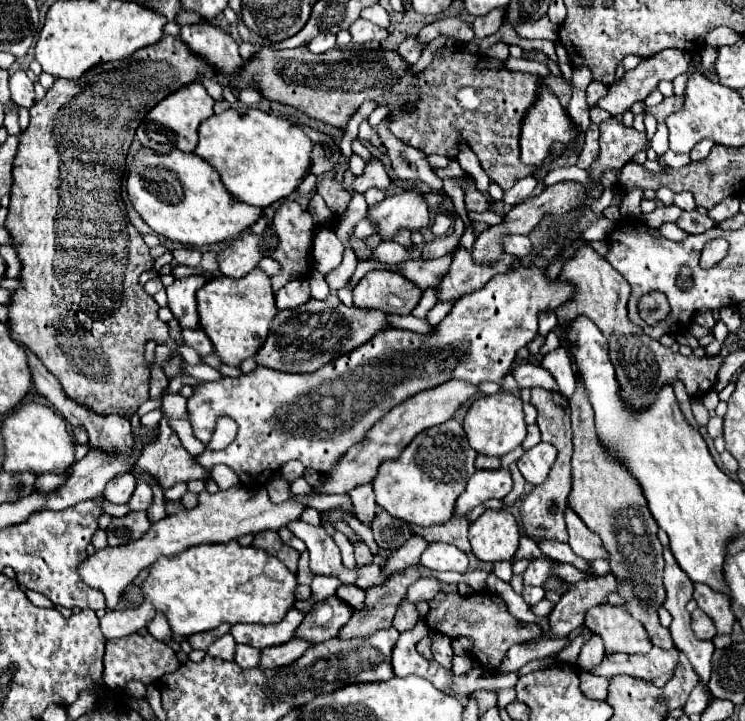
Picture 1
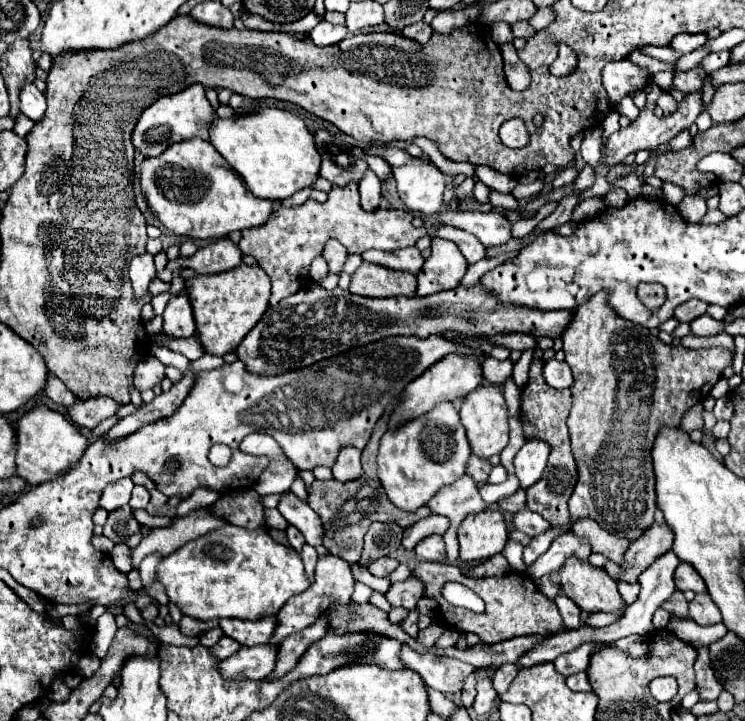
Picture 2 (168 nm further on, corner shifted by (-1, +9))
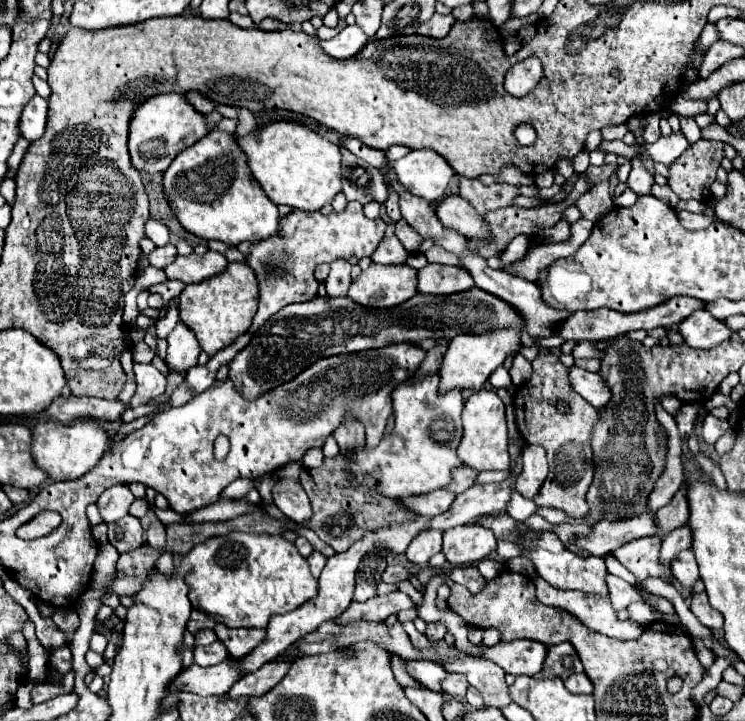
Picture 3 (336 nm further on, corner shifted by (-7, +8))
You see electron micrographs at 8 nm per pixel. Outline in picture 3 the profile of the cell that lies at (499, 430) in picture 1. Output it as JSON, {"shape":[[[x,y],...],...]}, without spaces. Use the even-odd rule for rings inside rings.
{"shape":[[[480,389],[468,397],[462,409],[464,421],[464,435],[458,445],[458,457],[462,463],[474,471],[502,471],[510,465],[508,455],[508,431],[506,431],[506,417],[504,417],[504,403],[496,395],[496,391]]]}

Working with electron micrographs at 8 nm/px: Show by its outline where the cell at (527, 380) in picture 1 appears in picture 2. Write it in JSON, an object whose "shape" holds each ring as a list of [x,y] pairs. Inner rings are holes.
{"shape":[[[554,358],[544,362],[542,374],[544,374],[544,380],[554,388],[570,388],[572,382],[574,382],[568,364],[566,362],[558,362]]]}

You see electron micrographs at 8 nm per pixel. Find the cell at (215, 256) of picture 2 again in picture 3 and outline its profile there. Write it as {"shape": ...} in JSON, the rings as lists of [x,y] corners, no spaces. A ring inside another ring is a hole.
{"shape":[[[208,251],[206,255],[190,253],[186,257],[178,255],[164,269],[164,273],[168,279],[178,279],[178,281],[190,285],[190,283],[200,283],[202,279],[208,279],[212,275],[218,275],[220,271],[226,269],[226,265],[228,265],[228,261],[222,253],[214,253],[214,251]]]}

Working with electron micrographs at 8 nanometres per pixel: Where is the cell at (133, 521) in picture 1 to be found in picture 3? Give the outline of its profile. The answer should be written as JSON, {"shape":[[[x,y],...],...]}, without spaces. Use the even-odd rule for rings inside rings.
{"shape":[[[126,515],[120,521],[114,521],[108,525],[108,541],[120,553],[134,551],[134,547],[140,547],[142,535],[144,535],[144,529],[142,529],[140,521],[134,519],[132,515]]]}

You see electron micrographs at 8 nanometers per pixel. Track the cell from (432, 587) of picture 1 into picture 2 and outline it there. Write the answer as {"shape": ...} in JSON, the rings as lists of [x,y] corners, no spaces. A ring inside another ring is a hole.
{"shape":[[[406,578],[402,582],[396,582],[390,586],[390,590],[386,592],[386,598],[392,606],[404,606],[406,610],[416,608],[418,600],[424,596],[424,582],[420,582],[420,578]]]}

